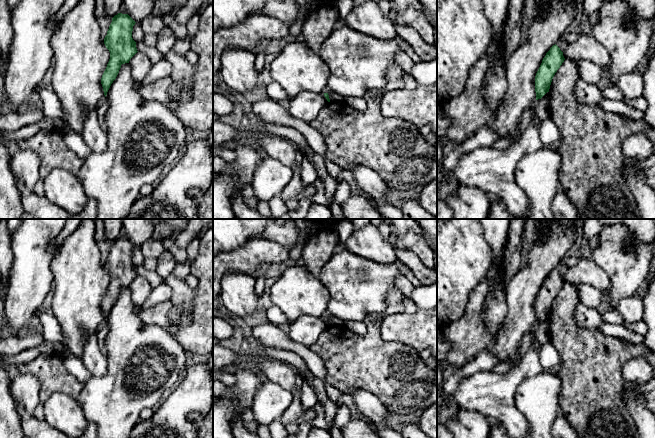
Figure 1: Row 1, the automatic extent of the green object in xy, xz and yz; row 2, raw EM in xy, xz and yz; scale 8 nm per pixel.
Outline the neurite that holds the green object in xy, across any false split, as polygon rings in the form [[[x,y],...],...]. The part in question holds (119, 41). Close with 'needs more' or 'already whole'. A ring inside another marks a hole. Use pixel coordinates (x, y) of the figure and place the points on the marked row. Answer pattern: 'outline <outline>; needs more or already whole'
outline [[[118,13],[104,38],[104,44],[110,52],[110,59],[102,75],[101,84],[104,95],[116,79],[122,64],[129,63],[130,59],[138,52],[136,42],[132,38],[135,21],[128,15]]]; already whole

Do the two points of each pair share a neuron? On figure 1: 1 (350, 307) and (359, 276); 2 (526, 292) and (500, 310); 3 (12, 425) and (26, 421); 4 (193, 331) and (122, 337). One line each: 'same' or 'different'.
1: same
2: different
3: different
4: different

